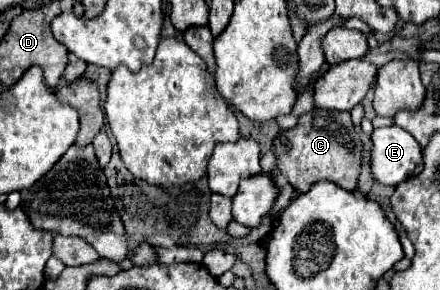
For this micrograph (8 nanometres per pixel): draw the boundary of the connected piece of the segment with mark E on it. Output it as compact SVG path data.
M374 129L372 143L372 173L378 183L398 185L422 171L422 147L406 129Z

